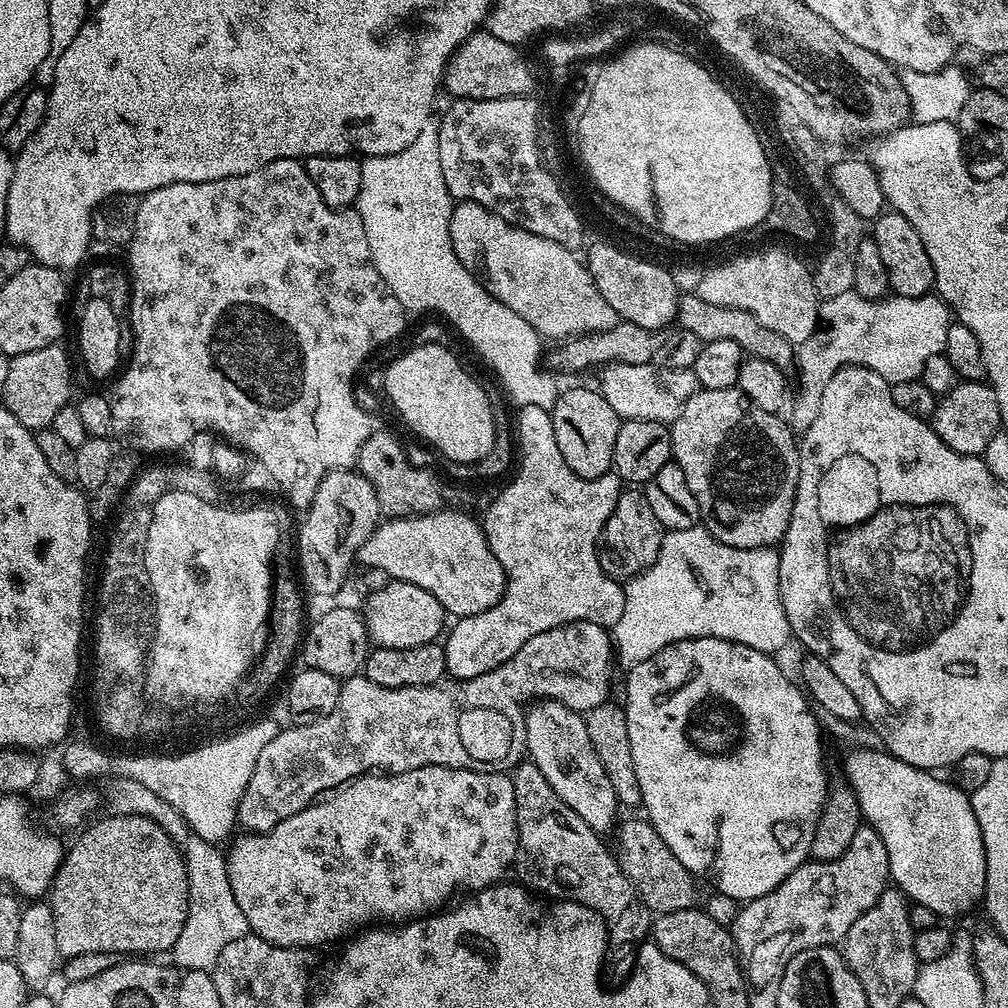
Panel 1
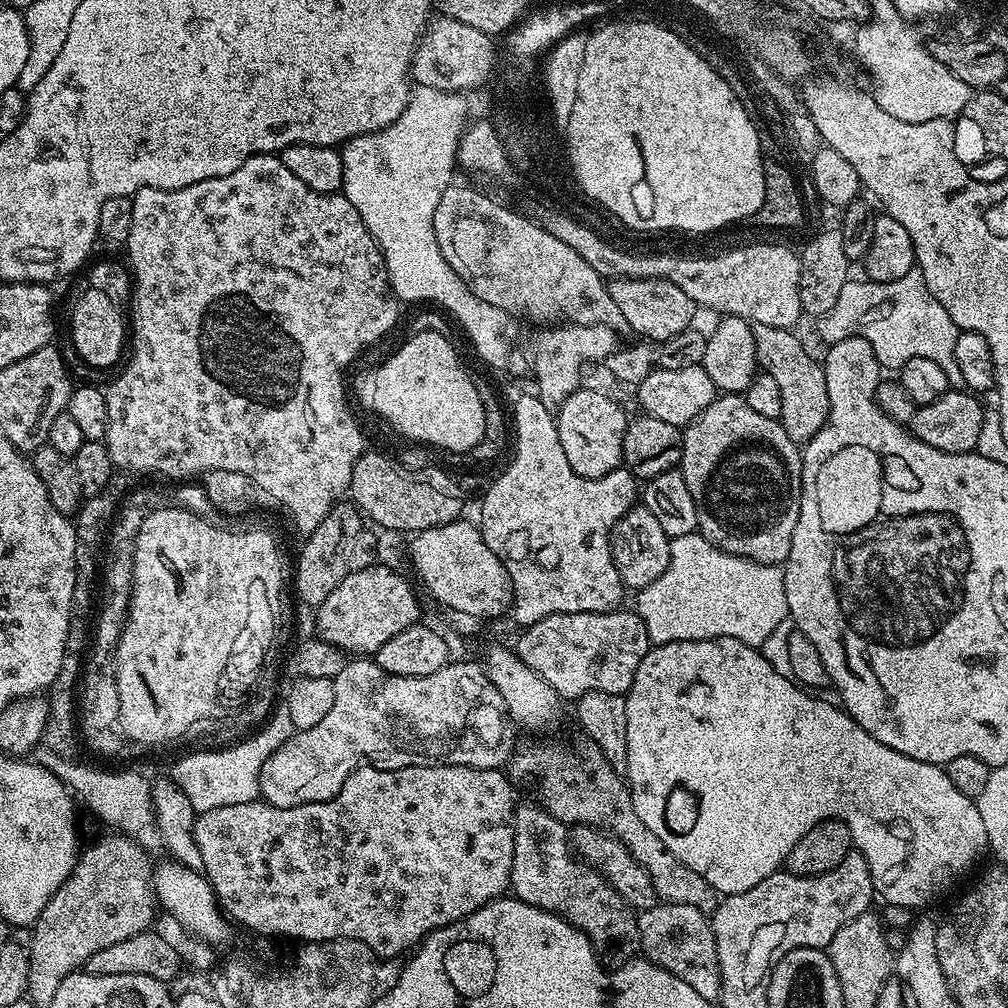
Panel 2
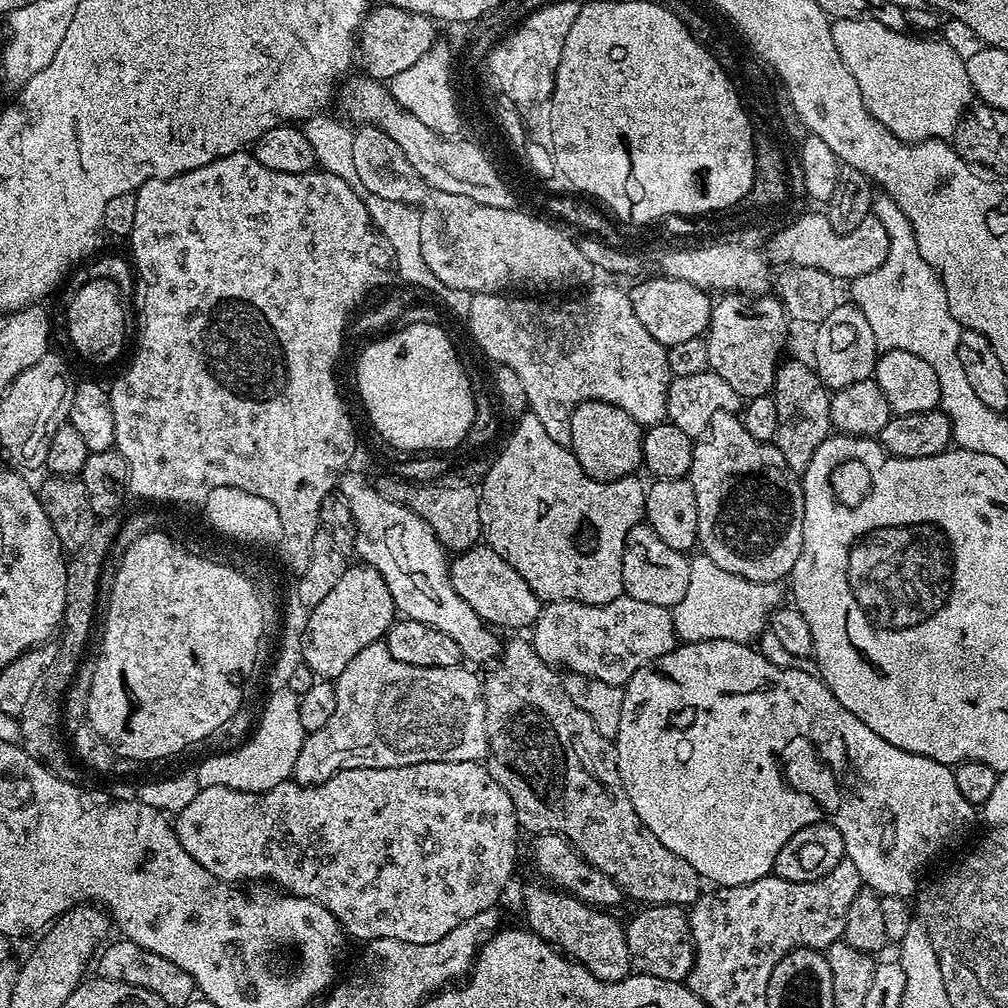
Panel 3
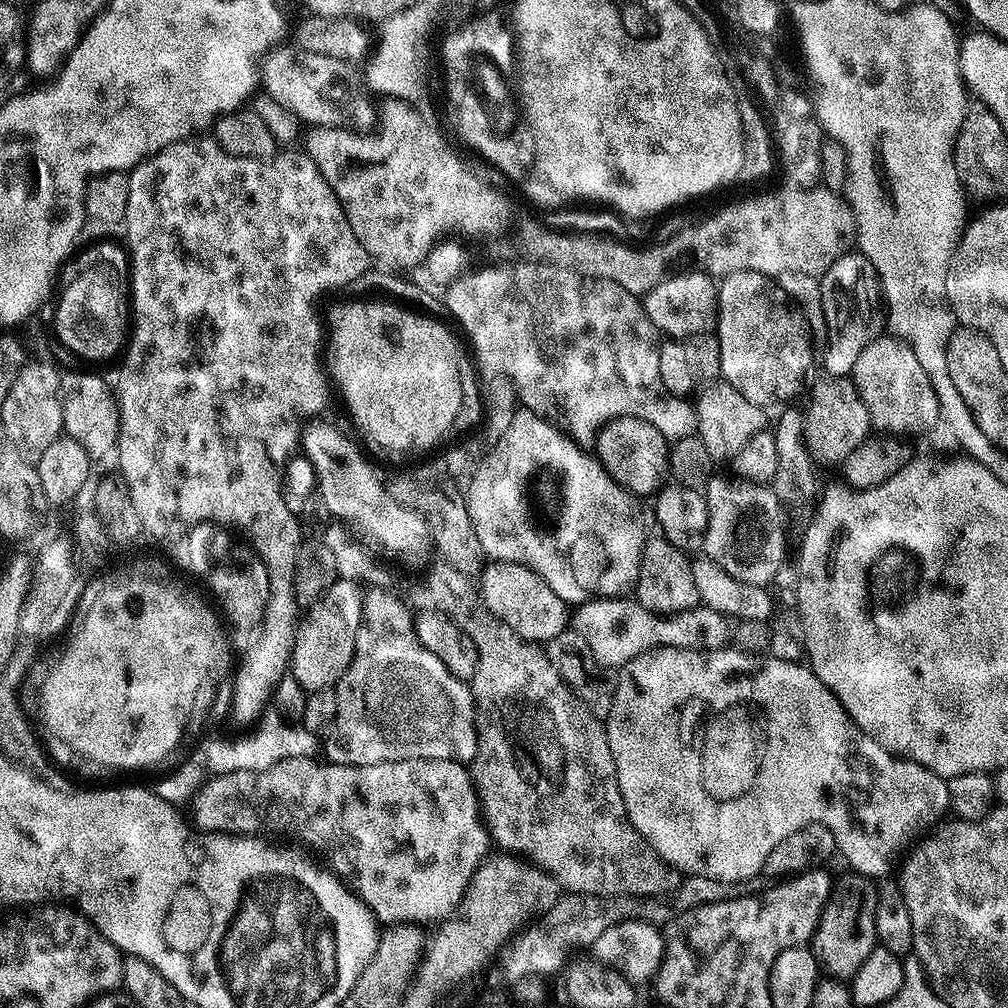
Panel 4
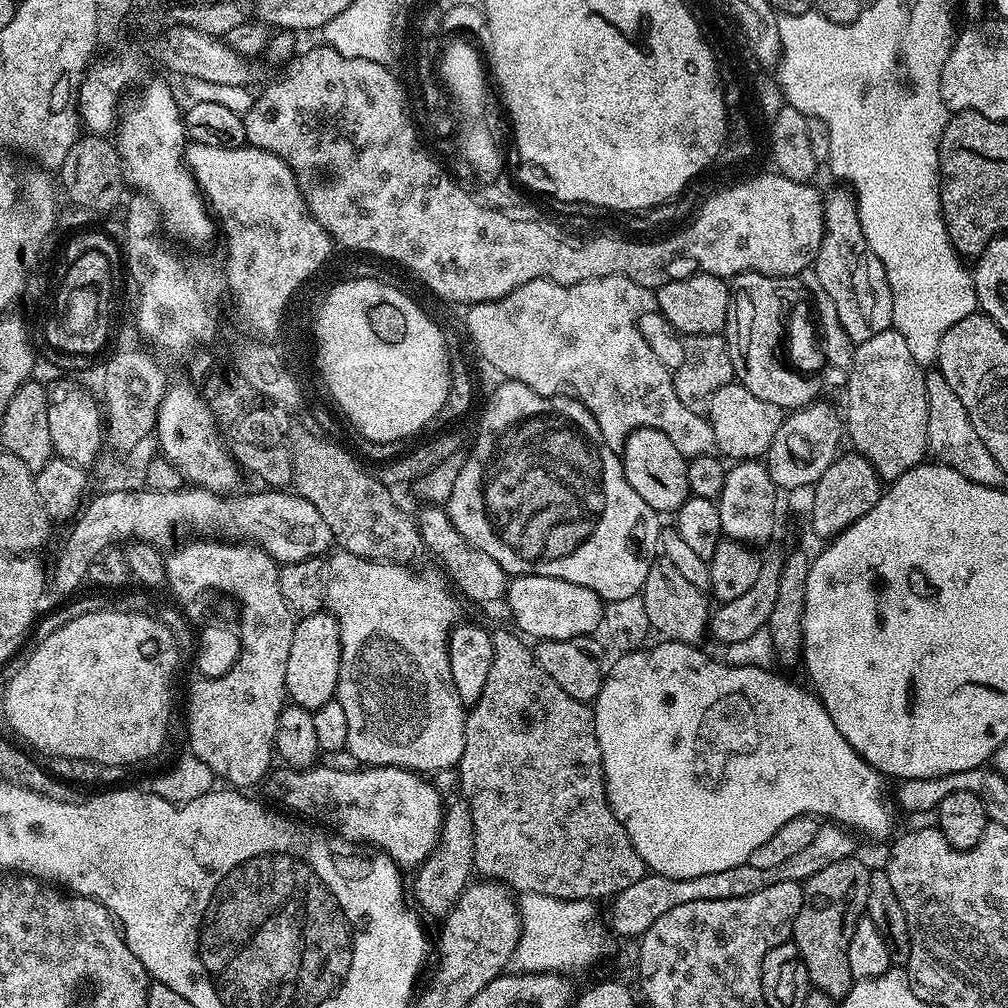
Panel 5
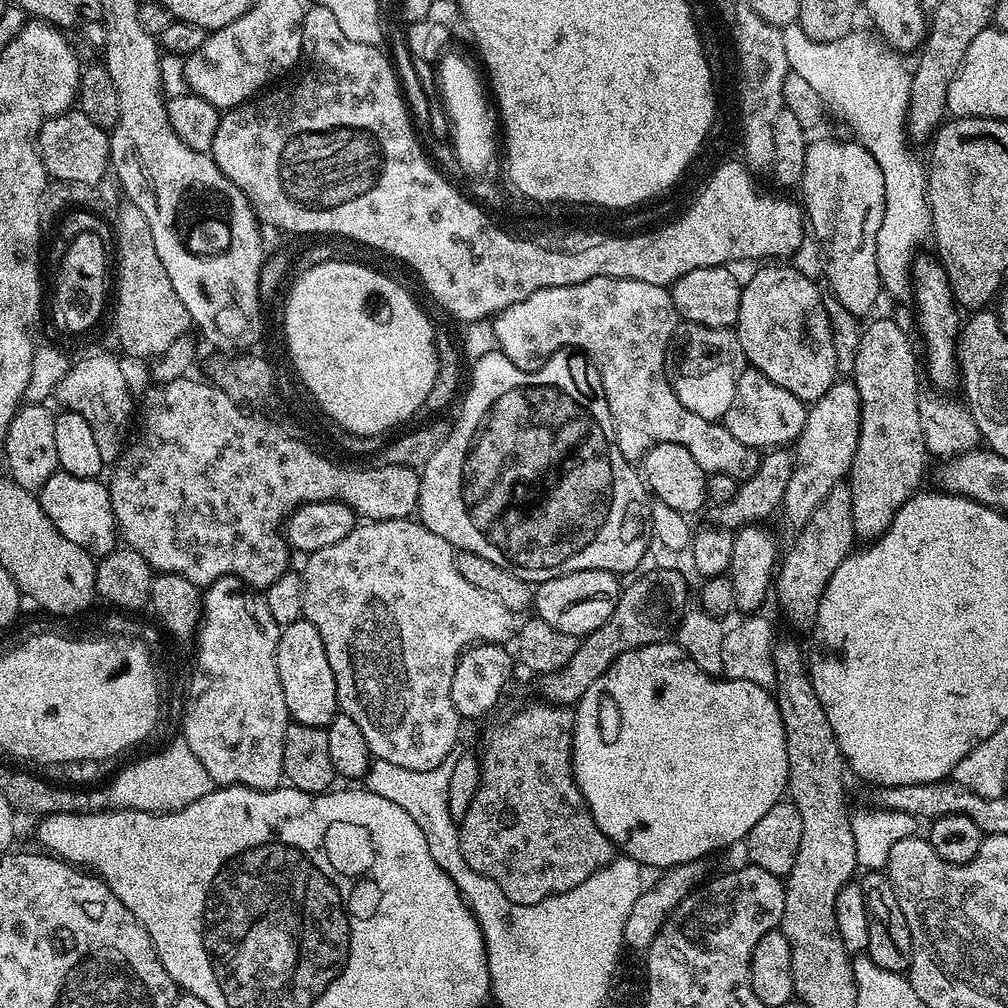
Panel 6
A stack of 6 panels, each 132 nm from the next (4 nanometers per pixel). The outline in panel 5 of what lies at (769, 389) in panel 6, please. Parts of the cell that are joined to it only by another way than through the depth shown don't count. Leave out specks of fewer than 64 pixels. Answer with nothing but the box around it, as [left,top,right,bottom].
[706,382,784,461]

